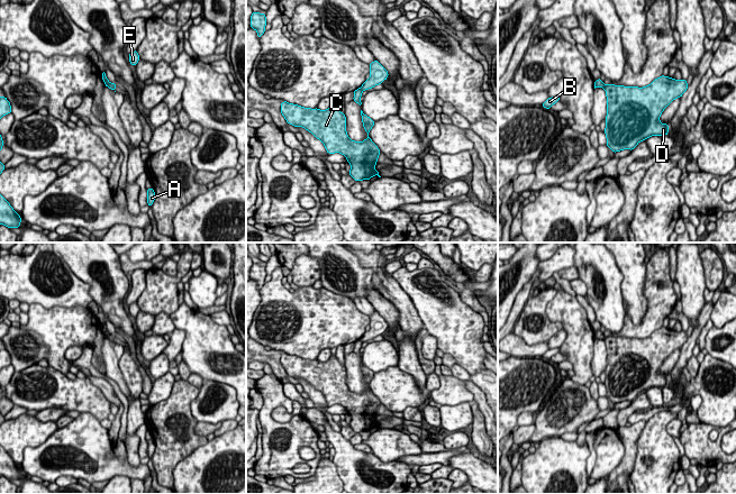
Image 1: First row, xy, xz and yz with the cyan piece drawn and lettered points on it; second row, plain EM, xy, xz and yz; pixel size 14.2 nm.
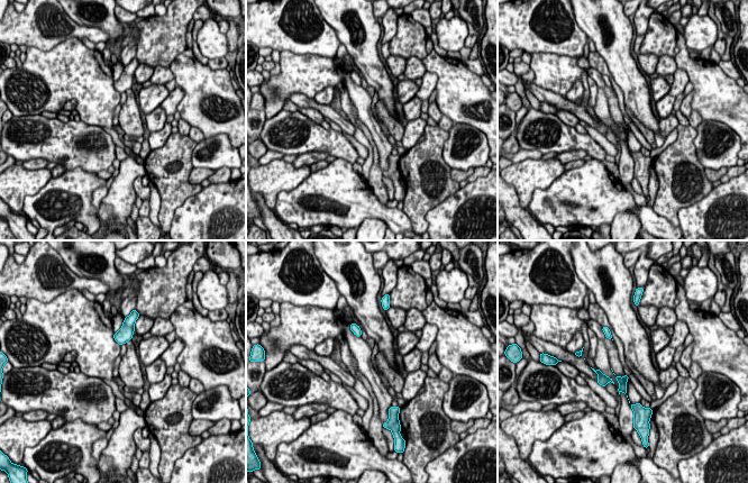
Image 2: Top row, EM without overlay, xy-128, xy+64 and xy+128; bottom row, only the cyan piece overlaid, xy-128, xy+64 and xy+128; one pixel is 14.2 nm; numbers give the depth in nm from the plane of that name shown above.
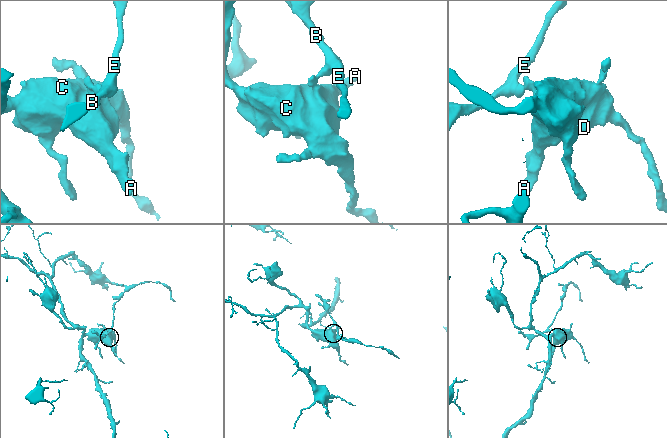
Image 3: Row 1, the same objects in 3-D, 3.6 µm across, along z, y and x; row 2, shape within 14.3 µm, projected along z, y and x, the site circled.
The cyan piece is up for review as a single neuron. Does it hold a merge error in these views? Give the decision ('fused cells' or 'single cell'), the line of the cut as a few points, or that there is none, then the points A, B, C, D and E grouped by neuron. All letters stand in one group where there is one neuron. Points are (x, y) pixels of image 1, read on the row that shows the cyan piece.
fused cells | xy (110, 83), (108, 87) | A C D / B E

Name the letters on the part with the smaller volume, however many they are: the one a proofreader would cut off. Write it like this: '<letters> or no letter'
B, E

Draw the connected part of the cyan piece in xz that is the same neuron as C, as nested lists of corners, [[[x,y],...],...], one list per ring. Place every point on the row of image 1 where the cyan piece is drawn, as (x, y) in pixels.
[[[281,103],[281,113],[287,122],[294,127],[303,127],[318,138],[326,147],[328,154],[340,153],[351,164],[349,175],[357,182],[370,180],[379,175],[373,167],[378,164],[380,149],[369,137],[374,121],[361,110],[362,122],[367,138],[361,143],[351,140],[346,132],[346,117],[336,107],[336,103],[322,111],[318,108],[303,108],[298,104]]]

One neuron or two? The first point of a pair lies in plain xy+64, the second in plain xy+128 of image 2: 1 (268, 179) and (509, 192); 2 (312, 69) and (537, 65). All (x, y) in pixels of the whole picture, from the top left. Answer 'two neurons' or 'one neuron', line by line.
1: two neurons
2: one neuron

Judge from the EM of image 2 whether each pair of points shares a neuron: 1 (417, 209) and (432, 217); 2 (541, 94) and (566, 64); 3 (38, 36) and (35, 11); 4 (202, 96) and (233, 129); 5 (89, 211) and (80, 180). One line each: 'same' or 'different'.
1: different
2: different
3: same
4: same
5: same

